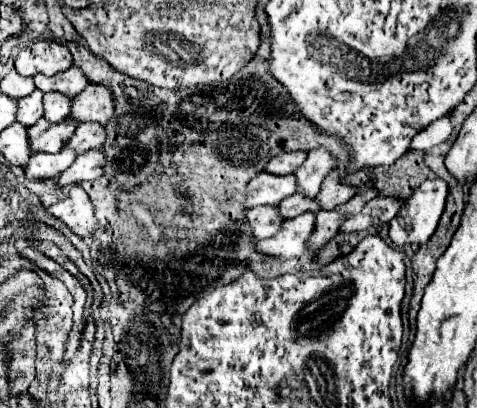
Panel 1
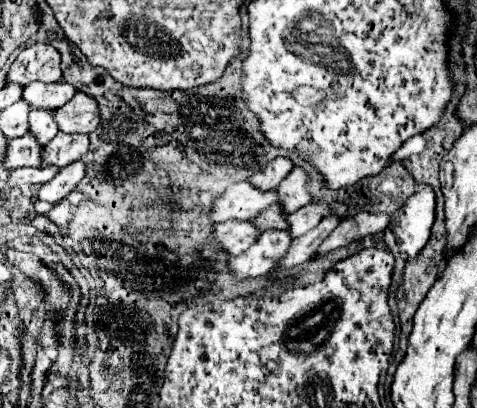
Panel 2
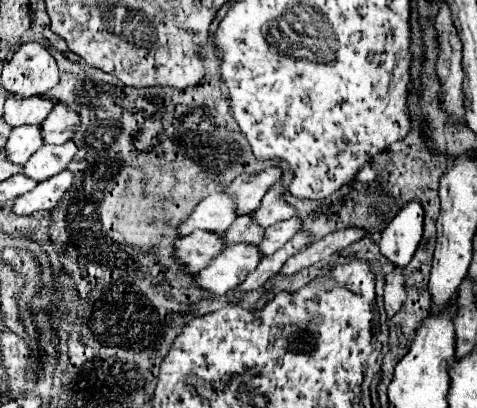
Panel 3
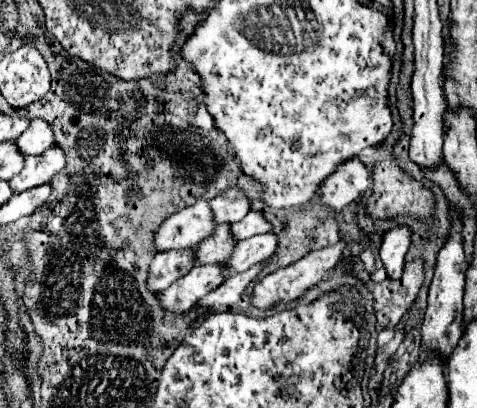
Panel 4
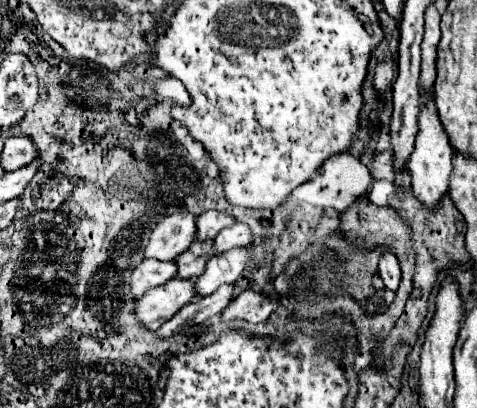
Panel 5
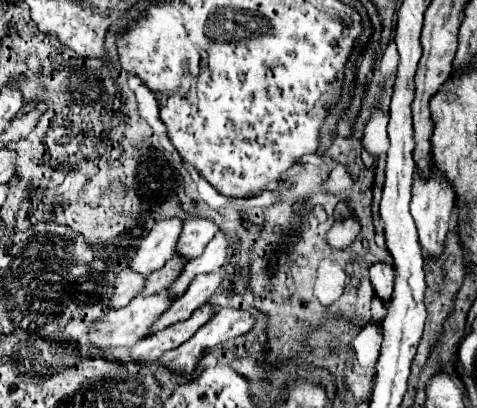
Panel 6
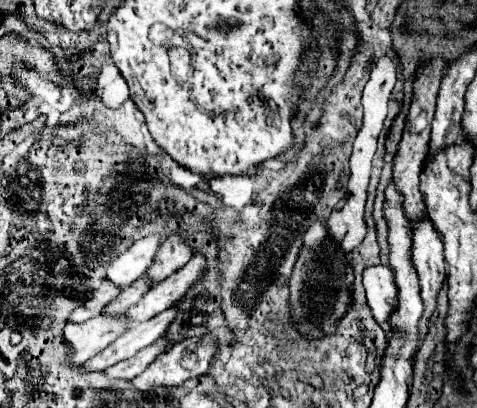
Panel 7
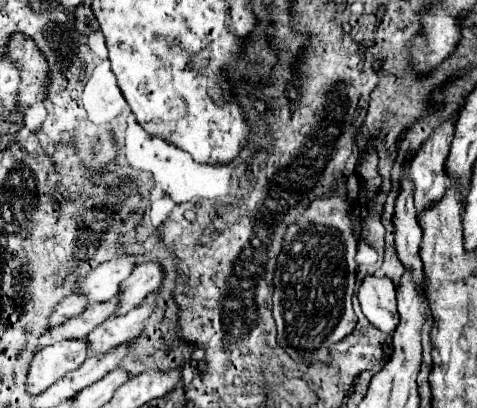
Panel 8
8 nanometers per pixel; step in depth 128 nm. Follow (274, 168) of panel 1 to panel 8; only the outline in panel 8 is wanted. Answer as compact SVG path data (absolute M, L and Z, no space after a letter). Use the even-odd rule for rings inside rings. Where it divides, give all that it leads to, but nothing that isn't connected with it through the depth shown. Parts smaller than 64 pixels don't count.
M156 262L136 266L128 276L128 280L124 280L124 284L120 286L118 292L120 308L116 308L116 314L126 314L132 308L140 306L140 302L148 294L158 290L160 282L162 282L162 268Z

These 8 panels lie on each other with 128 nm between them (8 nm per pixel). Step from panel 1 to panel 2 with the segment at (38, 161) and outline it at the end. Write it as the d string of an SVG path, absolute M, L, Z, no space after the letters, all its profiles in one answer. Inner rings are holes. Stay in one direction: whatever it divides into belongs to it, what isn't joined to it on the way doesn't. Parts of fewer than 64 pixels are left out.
M18 168L18 170L12 170L10 176L8 176L8 186L10 188L16 188L16 186L22 186L22 184L46 184L48 180L52 180L54 176L58 174L58 168Z

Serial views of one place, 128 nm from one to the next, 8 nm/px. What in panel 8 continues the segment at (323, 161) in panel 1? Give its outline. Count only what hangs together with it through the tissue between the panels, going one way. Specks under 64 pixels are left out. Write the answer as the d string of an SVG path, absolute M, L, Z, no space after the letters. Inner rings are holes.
M150 294L138 308L130 310L124 316L114 316L104 320L104 324L98 324L98 328L94 328L84 340L88 342L88 356L96 356L96 354L106 354L110 350L114 350L116 346L136 338L144 326L144 322L148 320L148 316L154 310L154 300L156 294Z

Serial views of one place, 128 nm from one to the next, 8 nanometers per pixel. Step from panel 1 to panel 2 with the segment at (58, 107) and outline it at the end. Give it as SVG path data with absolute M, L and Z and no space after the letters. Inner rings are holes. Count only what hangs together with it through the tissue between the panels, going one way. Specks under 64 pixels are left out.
M36 110L28 116L28 132L40 140L40 144L48 144L58 132L58 126L54 122L54 110Z

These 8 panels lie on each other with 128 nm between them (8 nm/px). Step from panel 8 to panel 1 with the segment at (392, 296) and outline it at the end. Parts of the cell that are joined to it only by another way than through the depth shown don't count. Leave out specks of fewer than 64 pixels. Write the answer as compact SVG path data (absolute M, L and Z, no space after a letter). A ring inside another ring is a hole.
M428 178L402 204L400 212L390 222L390 240L400 244L426 244L434 234L444 212L448 186L440 178Z

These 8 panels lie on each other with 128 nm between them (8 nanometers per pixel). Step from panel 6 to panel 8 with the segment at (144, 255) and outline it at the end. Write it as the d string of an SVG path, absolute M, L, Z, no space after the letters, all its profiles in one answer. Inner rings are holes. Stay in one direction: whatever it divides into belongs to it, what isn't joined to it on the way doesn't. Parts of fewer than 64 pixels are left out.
M128 254L102 262L90 274L76 280L78 284L76 292L84 296L90 306L98 302L106 302L112 296L116 296L120 284L130 276L134 266L136 266L136 256L128 256Z

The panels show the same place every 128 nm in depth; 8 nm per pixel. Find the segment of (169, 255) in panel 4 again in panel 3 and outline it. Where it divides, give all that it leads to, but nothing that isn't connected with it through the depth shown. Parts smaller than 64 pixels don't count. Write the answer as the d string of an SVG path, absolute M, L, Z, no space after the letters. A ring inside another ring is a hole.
M196 230L186 238L178 238L174 242L176 262L182 266L186 274L196 274L200 268L206 268L212 258L216 258L224 250L224 242L220 234Z

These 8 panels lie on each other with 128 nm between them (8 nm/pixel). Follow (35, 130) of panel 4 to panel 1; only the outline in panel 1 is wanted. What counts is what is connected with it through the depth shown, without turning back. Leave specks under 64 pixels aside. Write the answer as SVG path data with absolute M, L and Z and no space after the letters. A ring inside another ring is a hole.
M88 84L80 96L72 98L68 118L76 124L80 122L106 124L112 116L114 116L114 100L110 90L100 84Z

